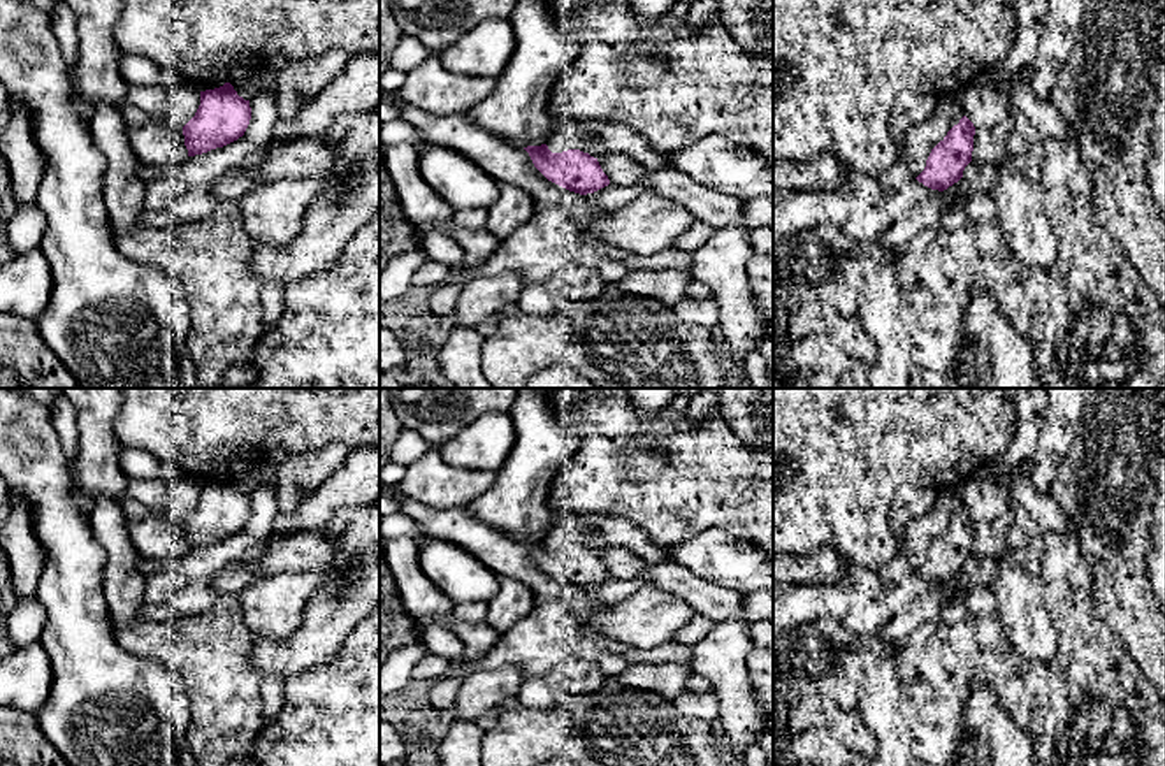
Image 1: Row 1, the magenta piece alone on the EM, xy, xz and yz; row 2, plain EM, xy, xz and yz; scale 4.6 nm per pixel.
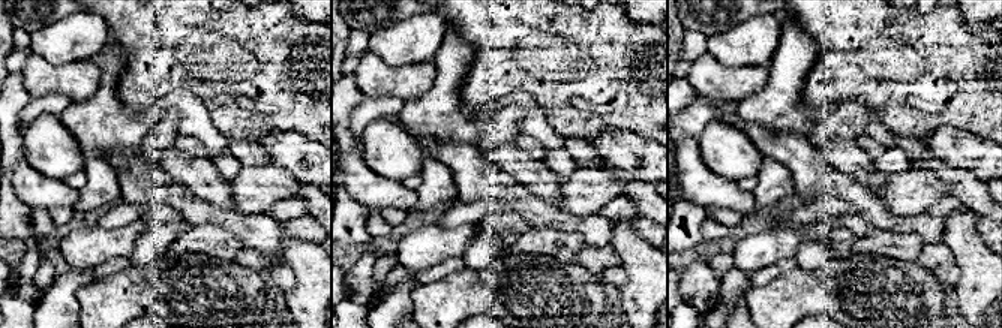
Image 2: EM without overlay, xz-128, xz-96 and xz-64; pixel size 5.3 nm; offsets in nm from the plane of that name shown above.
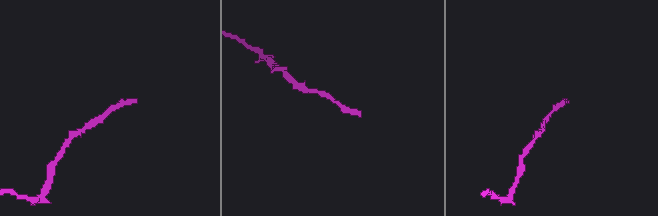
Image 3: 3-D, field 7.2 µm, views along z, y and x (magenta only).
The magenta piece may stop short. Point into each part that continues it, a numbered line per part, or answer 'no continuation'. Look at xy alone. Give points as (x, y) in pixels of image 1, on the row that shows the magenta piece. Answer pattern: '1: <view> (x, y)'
no continuation

